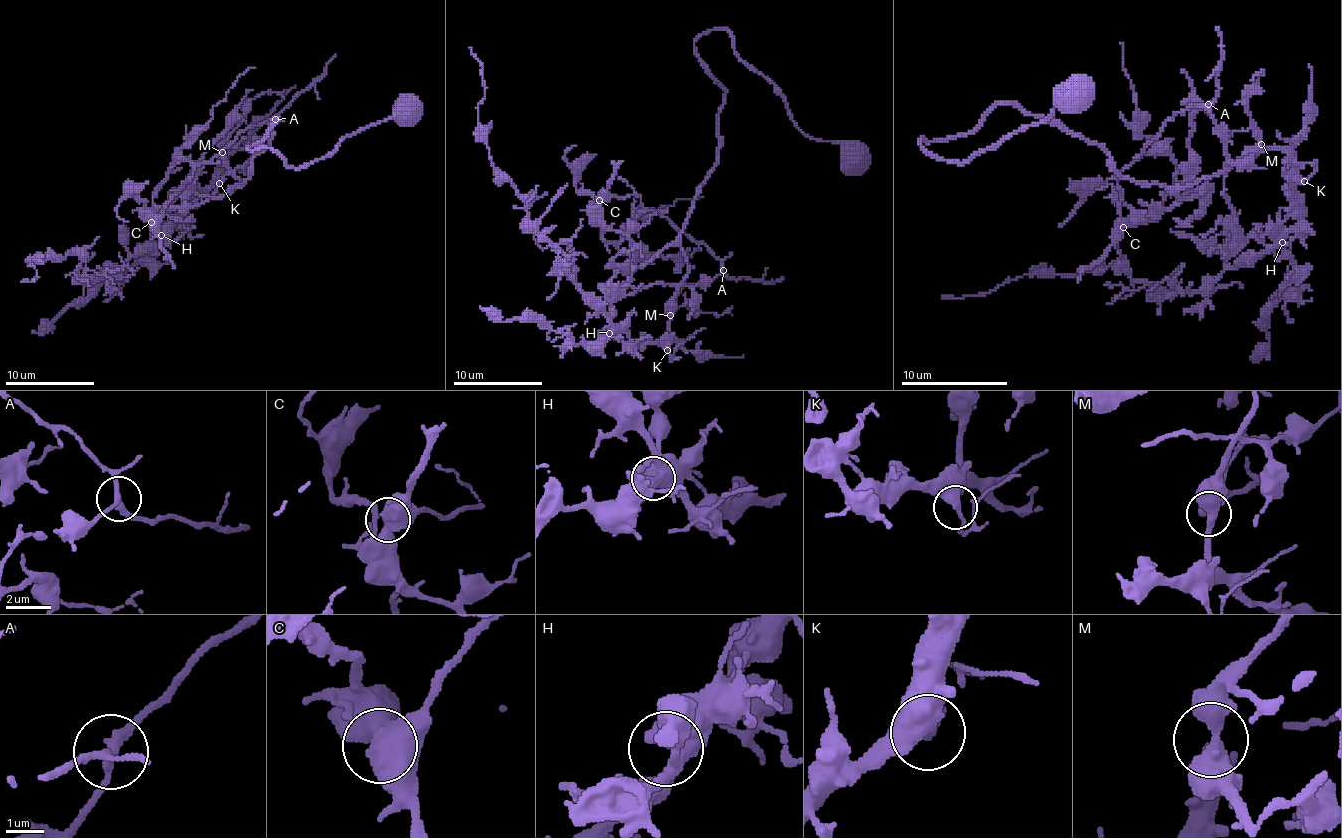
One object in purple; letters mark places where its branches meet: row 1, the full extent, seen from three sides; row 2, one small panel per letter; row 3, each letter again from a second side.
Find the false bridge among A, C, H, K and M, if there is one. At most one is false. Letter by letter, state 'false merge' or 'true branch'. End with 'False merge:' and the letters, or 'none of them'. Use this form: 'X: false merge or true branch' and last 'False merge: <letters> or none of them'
A: true branch
C: false merge
H: true branch
K: true branch
M: true branch
False merge: C

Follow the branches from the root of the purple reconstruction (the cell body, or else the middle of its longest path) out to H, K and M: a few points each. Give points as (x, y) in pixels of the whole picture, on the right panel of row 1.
H: (1083, 88), (961, 163), (921, 147), (1014, 104), (1144, 184), (1224, 171), (1237, 229), (1282, 242)
K: (1083, 88), (961, 163), (921, 147), (1014, 104), (1144, 184), (1189, 187), (1266, 149), (1304, 181)
M: (1083, 88), (961, 163), (921, 147), (1014, 104), (1094, 141), (1123, 176), (1189, 187), (1261, 144)

